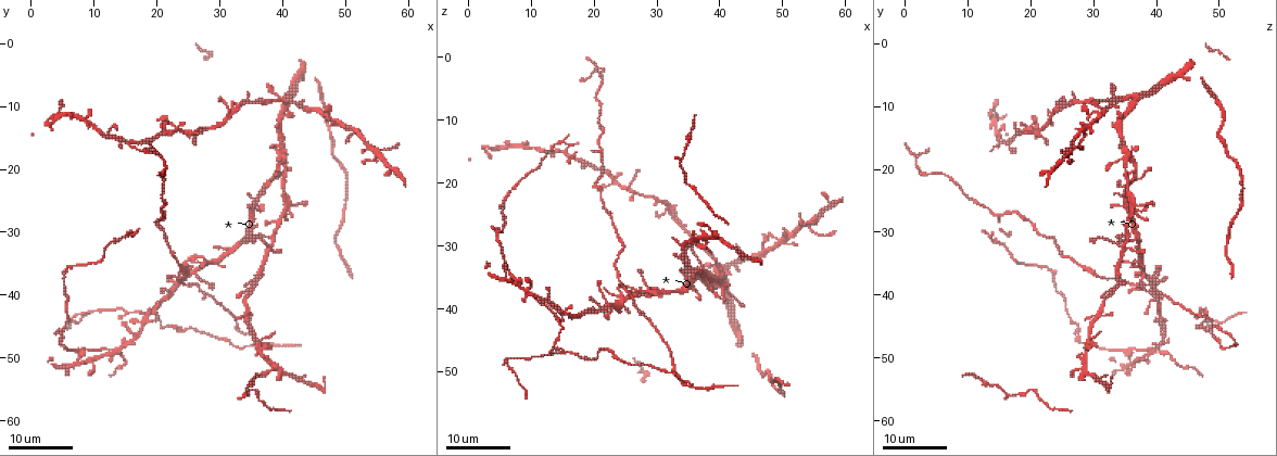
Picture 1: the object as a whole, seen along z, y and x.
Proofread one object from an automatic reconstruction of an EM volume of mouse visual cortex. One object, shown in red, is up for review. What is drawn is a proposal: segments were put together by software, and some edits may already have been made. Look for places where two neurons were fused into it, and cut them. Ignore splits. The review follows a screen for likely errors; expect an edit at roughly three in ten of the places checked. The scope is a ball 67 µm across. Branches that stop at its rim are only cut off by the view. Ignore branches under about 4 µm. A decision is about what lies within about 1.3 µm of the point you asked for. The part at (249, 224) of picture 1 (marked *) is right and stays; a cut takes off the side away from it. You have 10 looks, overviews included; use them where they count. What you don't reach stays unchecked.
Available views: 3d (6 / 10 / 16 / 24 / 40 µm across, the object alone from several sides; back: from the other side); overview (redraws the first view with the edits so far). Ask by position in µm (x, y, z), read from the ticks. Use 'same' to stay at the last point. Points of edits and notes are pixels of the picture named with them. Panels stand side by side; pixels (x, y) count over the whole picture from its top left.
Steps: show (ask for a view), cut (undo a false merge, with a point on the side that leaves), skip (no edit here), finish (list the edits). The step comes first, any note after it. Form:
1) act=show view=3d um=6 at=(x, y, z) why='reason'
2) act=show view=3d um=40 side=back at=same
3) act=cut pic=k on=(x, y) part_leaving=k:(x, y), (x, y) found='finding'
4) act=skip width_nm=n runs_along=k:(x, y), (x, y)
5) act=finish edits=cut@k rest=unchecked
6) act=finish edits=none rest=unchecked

act=show view=3d um=16 at=(26.0, 38.5, 38.0) why='side arm on a straight run'

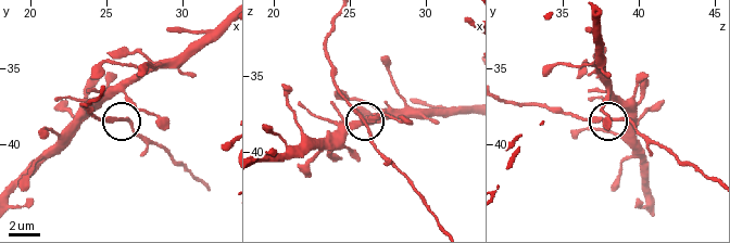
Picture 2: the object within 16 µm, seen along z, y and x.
act=show view=3d um=6 at=(26.0, 38.4, 38.2)

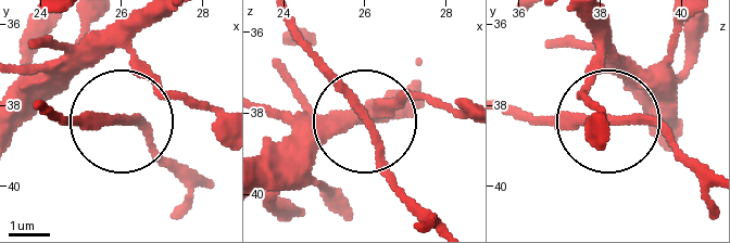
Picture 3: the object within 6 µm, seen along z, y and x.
act=skip runs_along=3:(152, 17), (130, 49), (121, 117), (51, 120) found='continuous, no second neuron'

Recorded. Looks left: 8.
act=show view=3d um=16 at=(37.5, 32.5, 34.0) why='looks like a crossing'

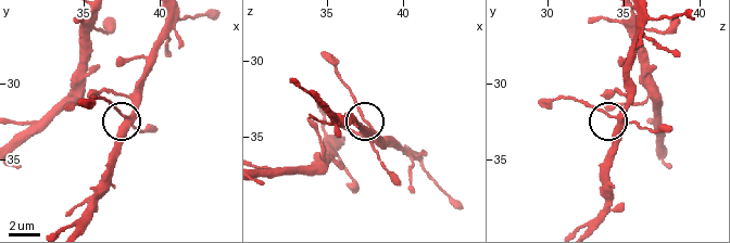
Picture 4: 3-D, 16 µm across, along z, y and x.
act=show view=3d um=10 at=(37.8, 32.2, 34.4) why='zoom in'

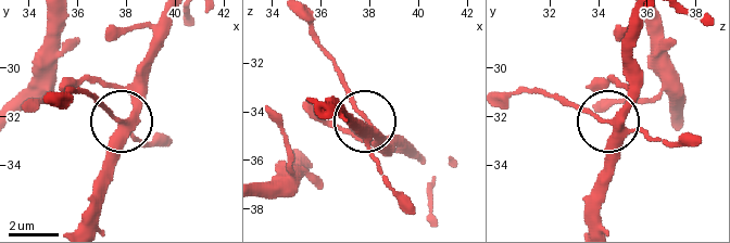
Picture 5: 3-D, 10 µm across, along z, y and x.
act=skip side_arm_um=7 runs_along=5:(419, 154), (389, 143), (335, 71) found='continuous, no second neuron'

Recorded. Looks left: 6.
act=show view=3d um=16 at=(40.0, 52.5, 29.0) why='branch point'

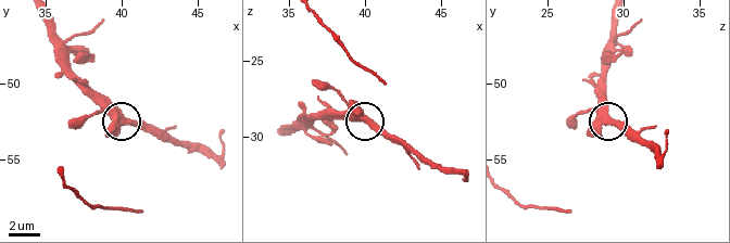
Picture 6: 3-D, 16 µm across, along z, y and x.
act=show view=3d um=6 at=(40.2, 52.6, 28.8)

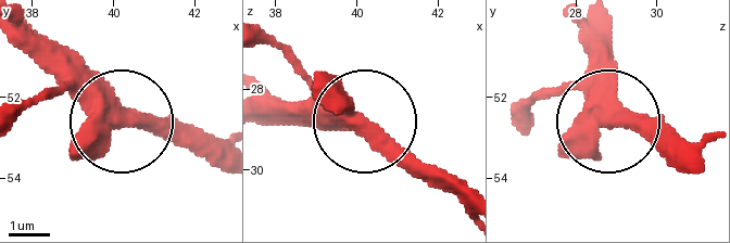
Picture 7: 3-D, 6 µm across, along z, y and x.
act=skip width_nm=420 found='one neuron here'

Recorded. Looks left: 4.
act=show view=3d um=16 at=(6.0, 36.5, 23.0) why='two arms in line, one across'

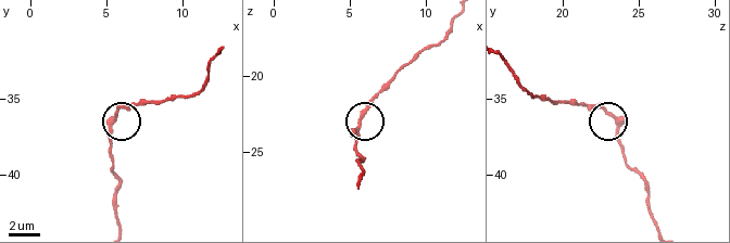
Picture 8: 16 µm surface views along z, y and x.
act=show view=3d um=10 at=(5.8, 36.0, 23.0) why='closer look'

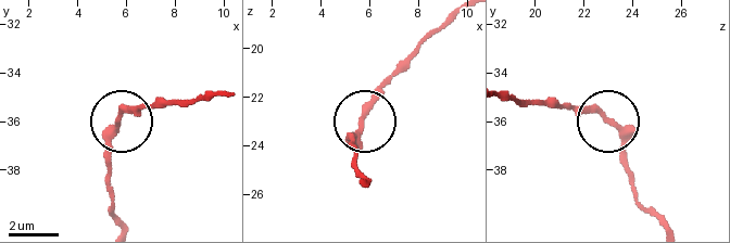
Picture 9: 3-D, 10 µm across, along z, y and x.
act=skip runs_along=9:(658, 222), (636, 197), (621, 136), (596, 113), (549, 101) found='one neuron here'

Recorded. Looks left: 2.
act=show view=3d um=16 at=(23.0, 13.0, 20.0) why='four or more arms meet'

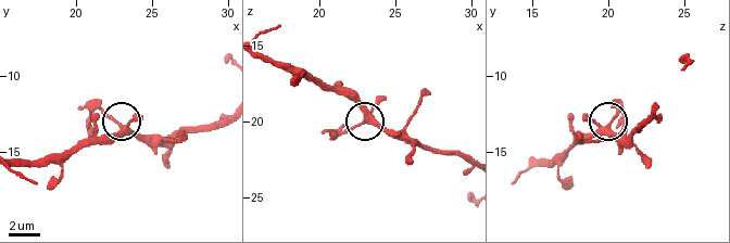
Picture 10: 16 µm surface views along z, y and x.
act=show view=3d um=10 at=(23.0, 13.4, 20.0) why='zoom in'

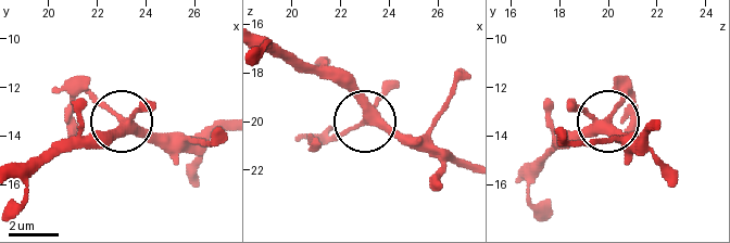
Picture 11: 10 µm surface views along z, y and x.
act=skip runs_along=11:(468, 168), (368, 125), (321, 139) found='continuous, no second neuron'

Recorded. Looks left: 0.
act=finish edits=none rest=unchecked

